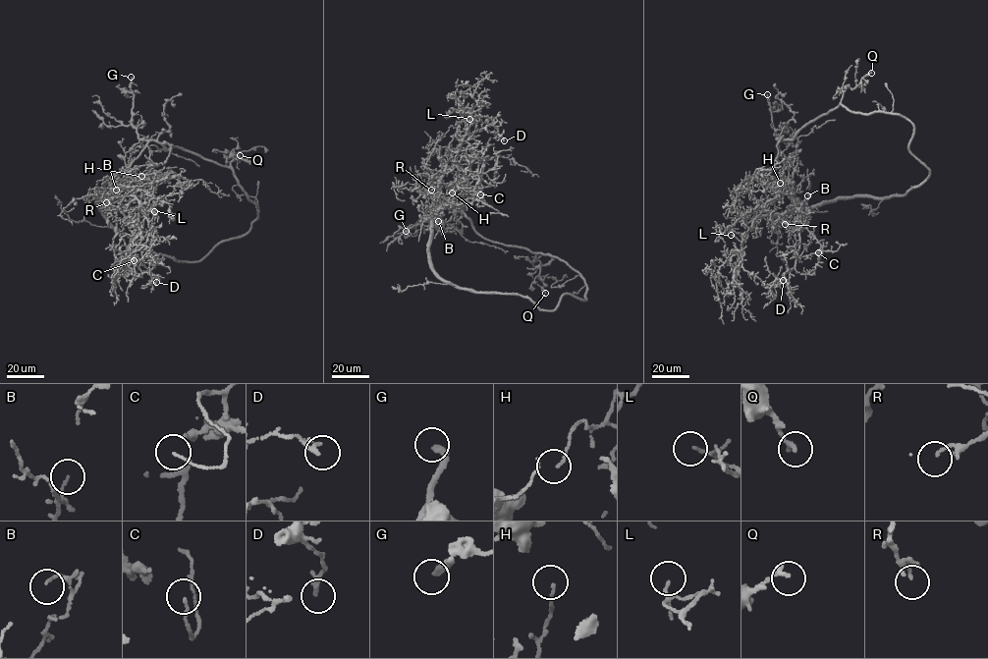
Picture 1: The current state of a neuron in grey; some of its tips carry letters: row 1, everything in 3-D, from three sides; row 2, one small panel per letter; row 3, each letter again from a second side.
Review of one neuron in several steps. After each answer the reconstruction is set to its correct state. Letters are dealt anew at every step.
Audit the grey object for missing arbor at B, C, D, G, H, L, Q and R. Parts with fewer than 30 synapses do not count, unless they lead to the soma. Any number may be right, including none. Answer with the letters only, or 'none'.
G, R

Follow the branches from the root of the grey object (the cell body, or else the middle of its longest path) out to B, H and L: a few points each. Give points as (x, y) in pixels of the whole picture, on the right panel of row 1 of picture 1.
B: (785, 175), (803, 207), (807, 195)
H: (785, 175), (804, 207), (796, 207), (788, 194), (788, 180), (782, 179), (780, 183)
L: (785, 175), (787, 185), (775, 200), (765, 205), (774, 214), (756, 218), (742, 243), (731, 235)

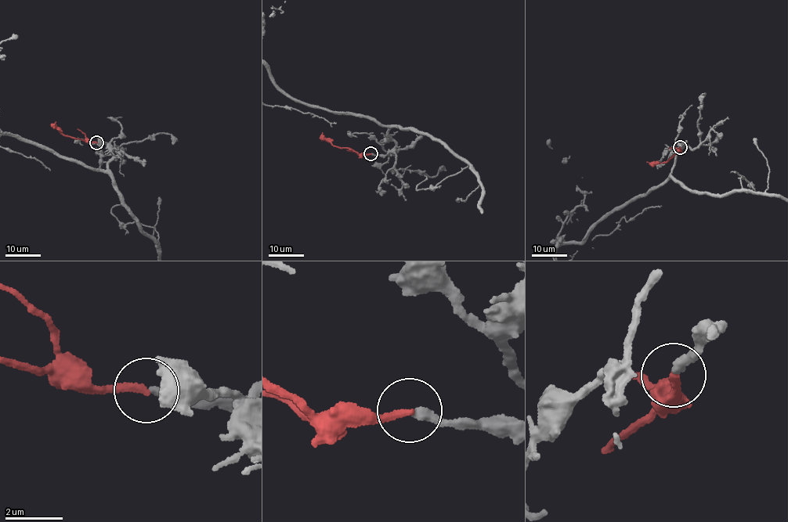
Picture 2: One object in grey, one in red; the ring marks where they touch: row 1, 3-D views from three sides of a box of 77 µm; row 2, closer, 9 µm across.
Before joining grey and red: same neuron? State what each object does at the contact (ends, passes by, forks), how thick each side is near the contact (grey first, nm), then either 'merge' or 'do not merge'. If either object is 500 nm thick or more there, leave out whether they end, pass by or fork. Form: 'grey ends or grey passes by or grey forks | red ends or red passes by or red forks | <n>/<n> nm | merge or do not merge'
grey ends | red ends | 320/240 nm | merge

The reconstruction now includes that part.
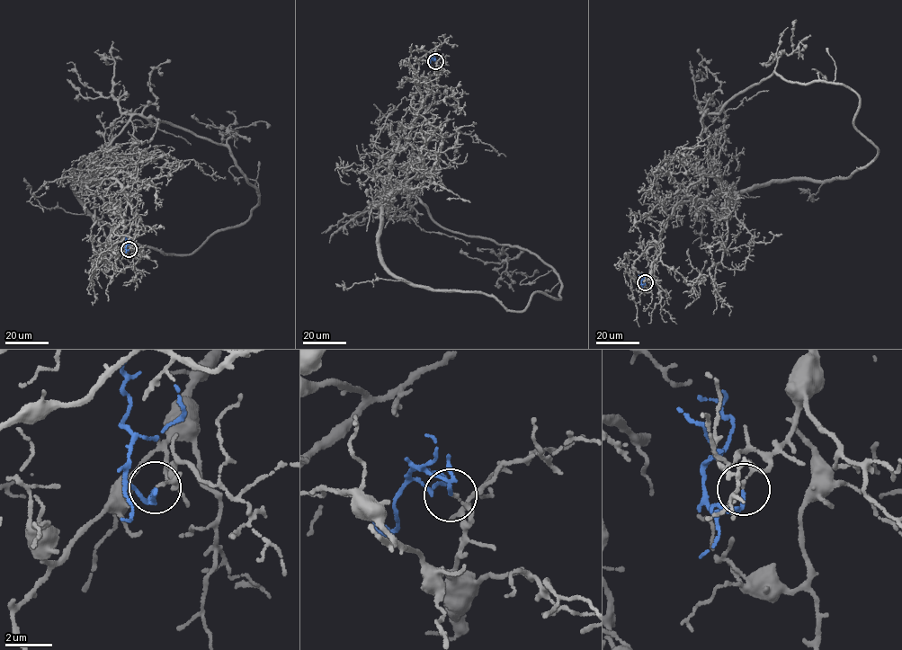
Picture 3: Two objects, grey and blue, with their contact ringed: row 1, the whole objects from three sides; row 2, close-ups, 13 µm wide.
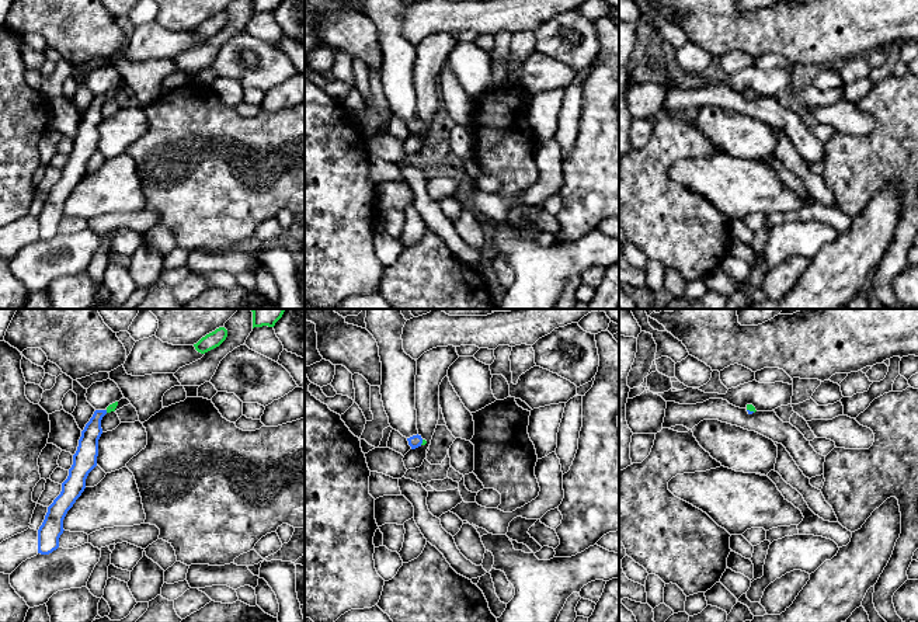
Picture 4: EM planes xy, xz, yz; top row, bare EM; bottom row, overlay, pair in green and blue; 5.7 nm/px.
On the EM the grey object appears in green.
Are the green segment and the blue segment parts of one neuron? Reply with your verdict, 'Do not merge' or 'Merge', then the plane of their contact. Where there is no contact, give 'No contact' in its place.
Merge. Touches green in yz

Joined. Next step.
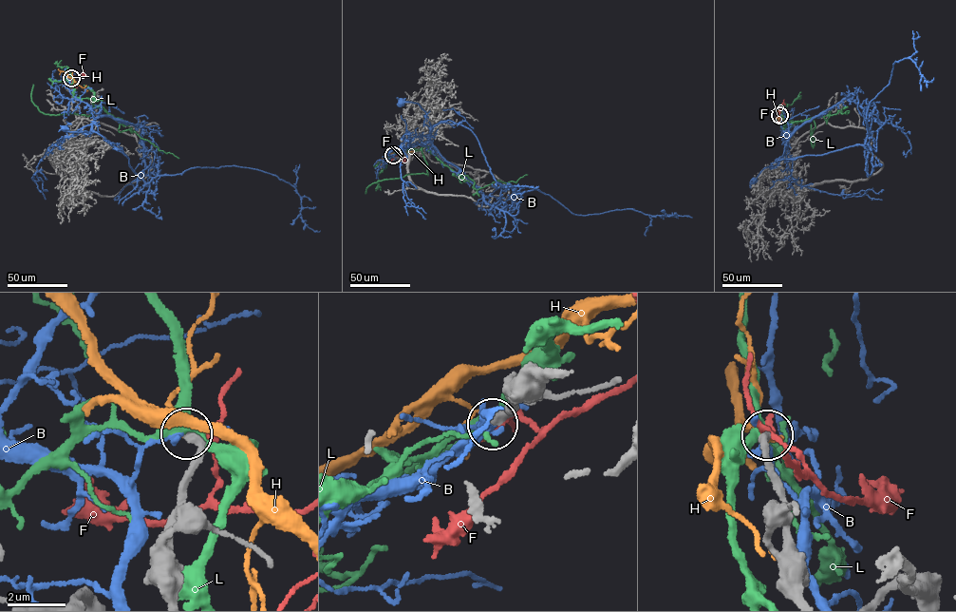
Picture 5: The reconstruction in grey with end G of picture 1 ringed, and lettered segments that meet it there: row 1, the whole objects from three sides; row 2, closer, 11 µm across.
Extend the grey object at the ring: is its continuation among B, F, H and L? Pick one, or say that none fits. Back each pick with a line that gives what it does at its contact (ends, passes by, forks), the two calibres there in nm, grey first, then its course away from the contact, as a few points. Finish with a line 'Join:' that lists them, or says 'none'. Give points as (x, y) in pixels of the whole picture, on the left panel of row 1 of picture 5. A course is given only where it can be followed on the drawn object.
Join: none

